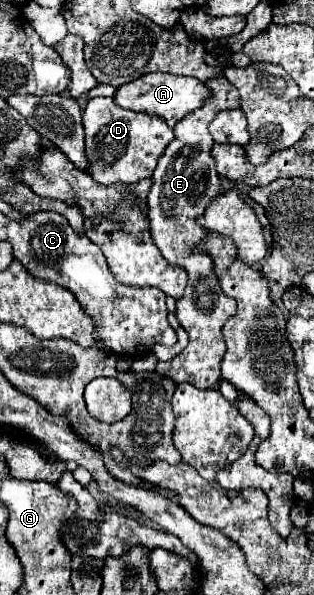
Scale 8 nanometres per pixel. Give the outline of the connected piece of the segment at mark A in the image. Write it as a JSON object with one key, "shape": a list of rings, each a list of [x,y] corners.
{"shape":[[[153,72],[153,74],[145,74],[141,78],[137,78],[137,80],[129,82],[129,84],[119,86],[117,92],[113,94],[113,100],[117,102],[117,106],[121,106],[125,110],[161,116],[167,122],[167,126],[173,128],[185,114],[197,110],[209,94],[211,94],[209,88],[203,82],[199,82],[197,78]]]}

